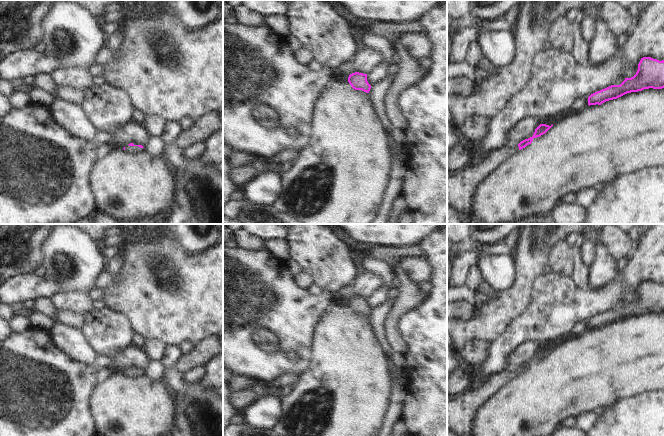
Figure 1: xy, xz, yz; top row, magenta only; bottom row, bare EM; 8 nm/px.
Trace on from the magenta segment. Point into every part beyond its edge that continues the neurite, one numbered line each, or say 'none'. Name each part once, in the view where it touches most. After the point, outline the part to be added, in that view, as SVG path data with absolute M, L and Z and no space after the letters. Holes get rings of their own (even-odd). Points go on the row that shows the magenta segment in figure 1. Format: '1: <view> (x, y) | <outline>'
1: xy (129, 149) | M125 146L125 152L127 153L141 153L144 151L144 148L140 148L138 146Z

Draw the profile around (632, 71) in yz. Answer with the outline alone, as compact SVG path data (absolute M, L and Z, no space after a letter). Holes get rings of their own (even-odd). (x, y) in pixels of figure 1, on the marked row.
M635 65L624 76L621 76L615 81L613 81L611 85L620 85L626 78L633 77L636 74L637 70L638 70L638 65Z

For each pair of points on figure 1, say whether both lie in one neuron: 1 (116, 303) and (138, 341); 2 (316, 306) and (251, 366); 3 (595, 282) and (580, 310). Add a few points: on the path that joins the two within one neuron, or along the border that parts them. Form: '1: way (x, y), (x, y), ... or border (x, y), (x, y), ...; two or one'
1: border (133, 333), (145, 340); two
2: way (297, 325), (285, 348), (270, 363); one
3: border (614, 281), (599, 290), (589, 288); two

